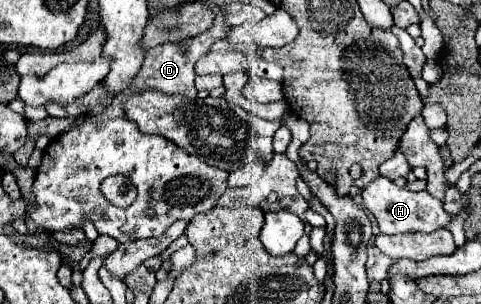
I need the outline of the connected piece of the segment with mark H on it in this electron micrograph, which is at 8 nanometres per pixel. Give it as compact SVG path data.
M377 177L373 183L369 183L363 189L363 199L365 209L375 217L381 233L413 233L413 231L433 233L439 227L447 227L451 221L451 215L443 211L443 203L431 197L427 191L413 193L401 189L387 177Z

